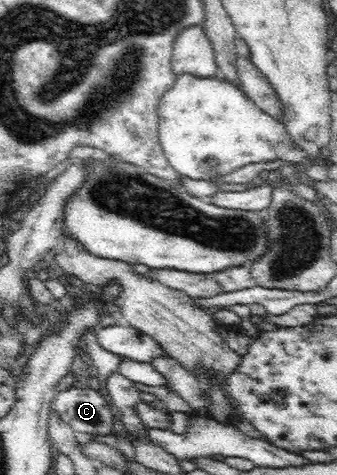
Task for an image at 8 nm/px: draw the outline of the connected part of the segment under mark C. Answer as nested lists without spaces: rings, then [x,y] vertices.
[[[70,386],[66,390],[60,390],[56,392],[56,398],[51,404],[51,410],[53,413],[60,415],[65,423],[70,425],[70,428],[74,430],[80,437],[89,436],[110,436],[114,432],[114,417],[106,399],[99,391],[94,389],[76,389],[76,387]]]

